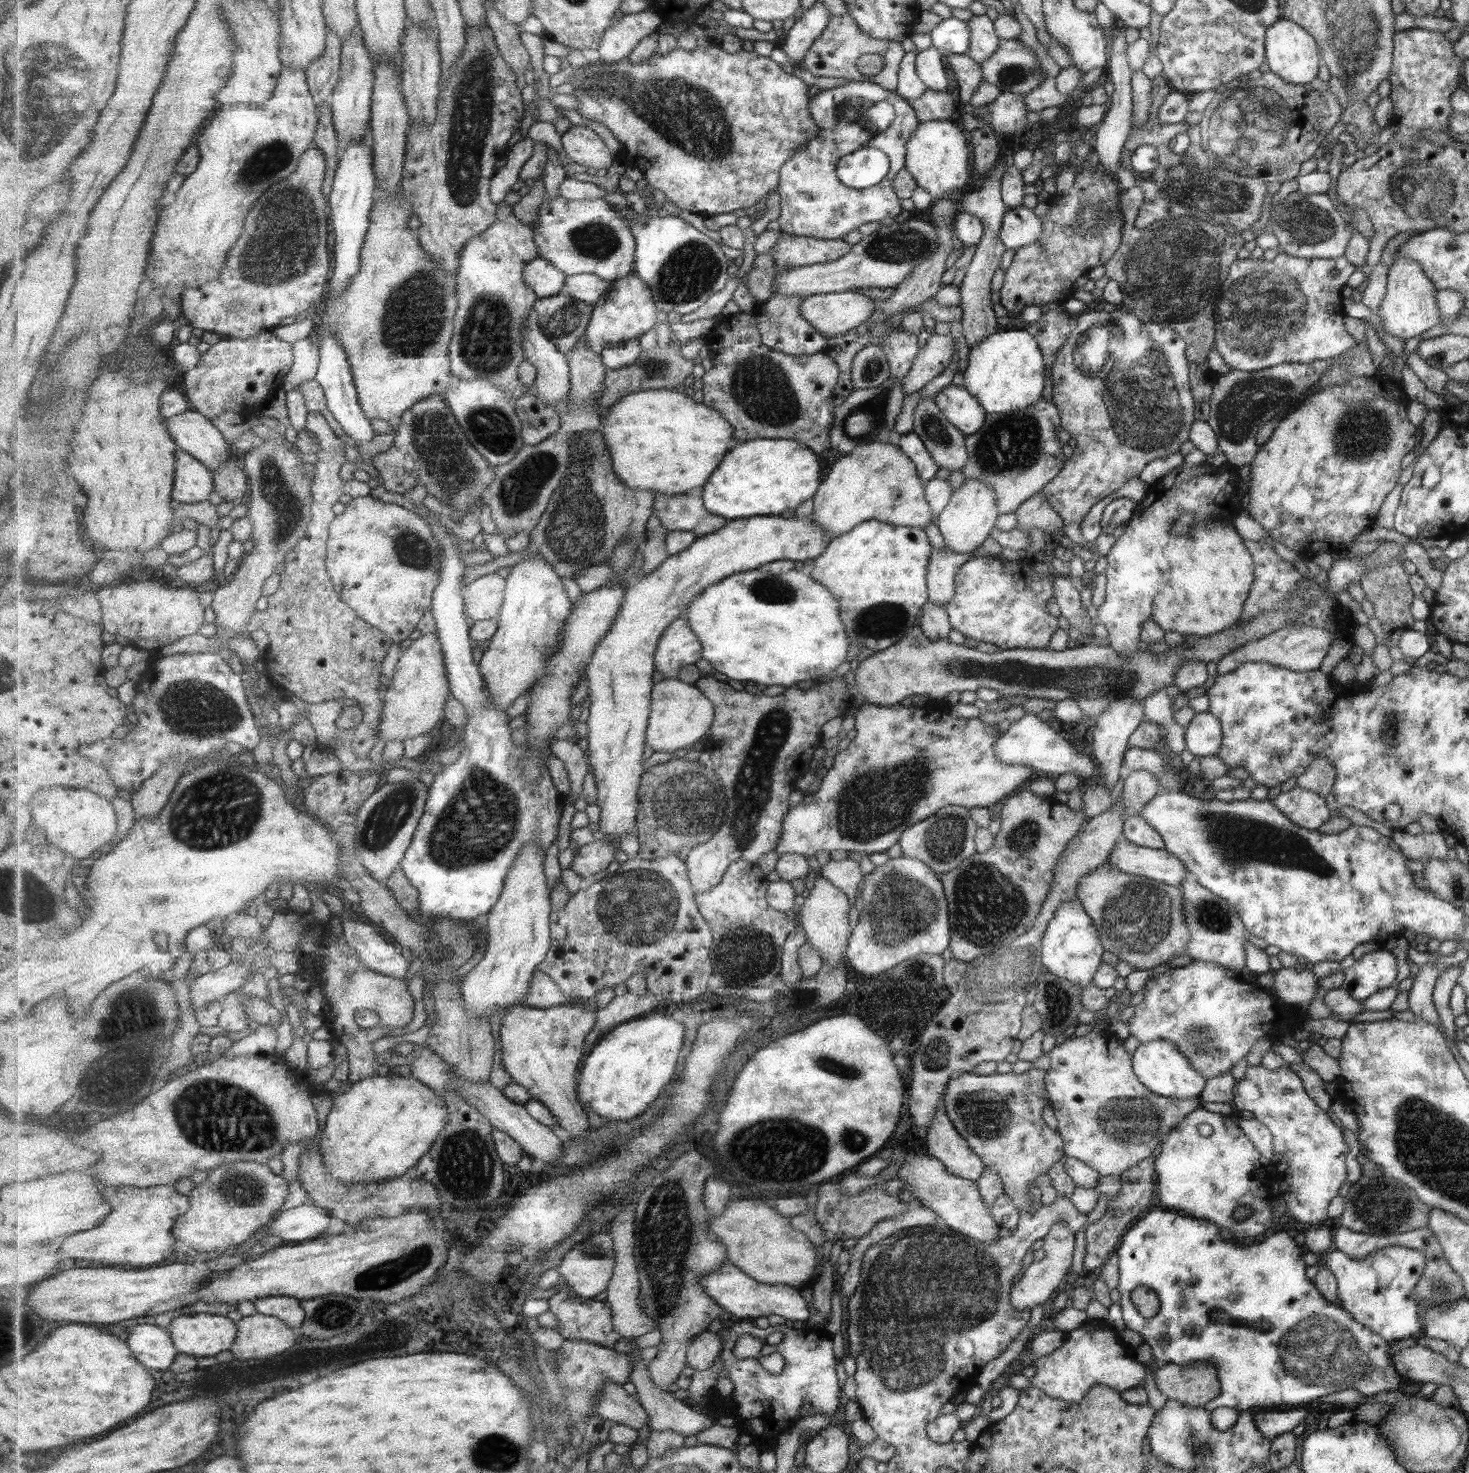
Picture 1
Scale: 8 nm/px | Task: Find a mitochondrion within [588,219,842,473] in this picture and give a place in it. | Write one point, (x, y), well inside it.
(759, 385)

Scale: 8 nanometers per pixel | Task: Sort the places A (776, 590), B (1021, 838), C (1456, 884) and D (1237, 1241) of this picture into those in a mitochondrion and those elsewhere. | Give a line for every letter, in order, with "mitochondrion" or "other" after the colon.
A: mitochondrion
B: mitochondrion
C: mitochondrion
D: other

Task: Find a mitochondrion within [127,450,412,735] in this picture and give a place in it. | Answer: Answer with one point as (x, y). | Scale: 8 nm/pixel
(271, 481)

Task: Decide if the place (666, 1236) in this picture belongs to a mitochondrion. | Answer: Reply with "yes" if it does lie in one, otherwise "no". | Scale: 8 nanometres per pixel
yes

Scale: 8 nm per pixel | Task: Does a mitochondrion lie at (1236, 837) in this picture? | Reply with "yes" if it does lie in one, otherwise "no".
yes

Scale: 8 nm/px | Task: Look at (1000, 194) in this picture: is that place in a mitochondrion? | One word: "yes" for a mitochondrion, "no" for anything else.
no

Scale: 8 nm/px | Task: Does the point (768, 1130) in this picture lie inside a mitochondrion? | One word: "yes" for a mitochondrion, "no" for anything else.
yes

